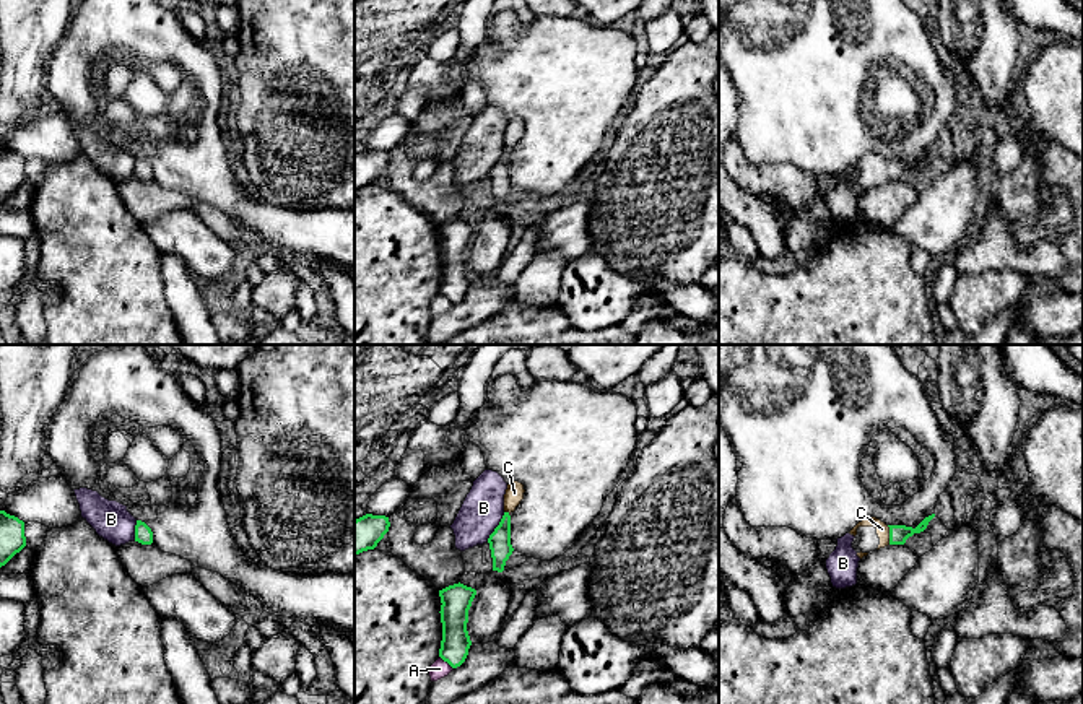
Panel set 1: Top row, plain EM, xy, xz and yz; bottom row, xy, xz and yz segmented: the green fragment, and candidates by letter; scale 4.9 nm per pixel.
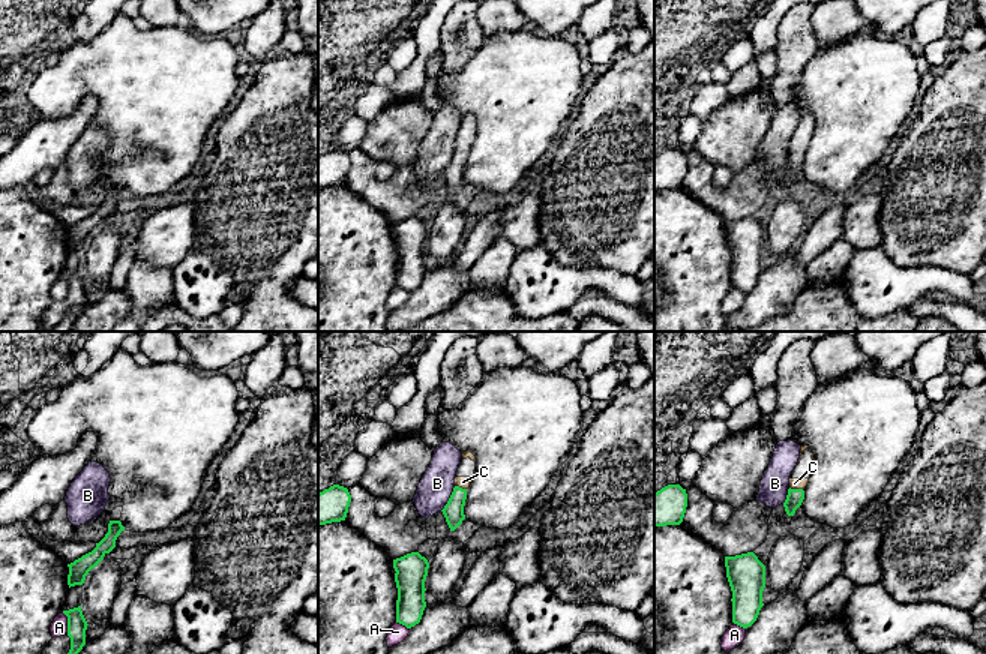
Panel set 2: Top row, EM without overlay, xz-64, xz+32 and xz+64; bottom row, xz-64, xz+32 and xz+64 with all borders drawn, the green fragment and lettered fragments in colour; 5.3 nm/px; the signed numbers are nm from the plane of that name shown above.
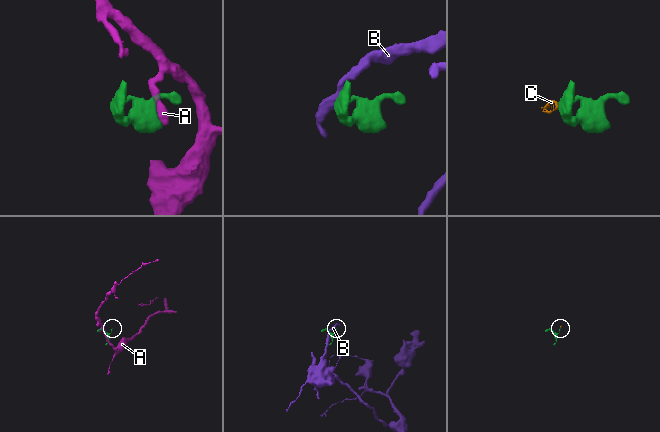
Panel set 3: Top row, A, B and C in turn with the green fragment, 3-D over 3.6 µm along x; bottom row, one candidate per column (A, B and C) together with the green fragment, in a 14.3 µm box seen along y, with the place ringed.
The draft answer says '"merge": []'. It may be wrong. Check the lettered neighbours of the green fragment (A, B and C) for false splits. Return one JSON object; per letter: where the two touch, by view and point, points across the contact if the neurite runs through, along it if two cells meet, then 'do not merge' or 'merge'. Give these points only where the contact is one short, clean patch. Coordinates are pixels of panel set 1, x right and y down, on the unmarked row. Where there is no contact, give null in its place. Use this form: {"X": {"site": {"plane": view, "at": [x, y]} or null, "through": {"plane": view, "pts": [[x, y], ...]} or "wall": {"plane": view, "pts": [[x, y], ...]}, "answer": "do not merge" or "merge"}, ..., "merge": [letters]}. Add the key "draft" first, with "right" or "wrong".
{"draft": "wrong", "A": {"site": {"plane": "xz", "at": [446, 296]}, "wall": {"plane": "xz", "pts": [[439, 291], [452, 304]]}, "answer": "do not merge"}, "B": {"site": {"plane": "xz", "at": [496, 163]}, "wall": {"plane": "xz", "pts": [[504, 148], [487, 176]]}, "answer": "do not merge"}, "C": {"site": {"plane": "yz", "at": [890, 171]}, "through": {"plane": "yz", "pts": [[898, 169], [890, 171], [882, 165]]}, "answer": "merge"}, "merge": ["C"]}

